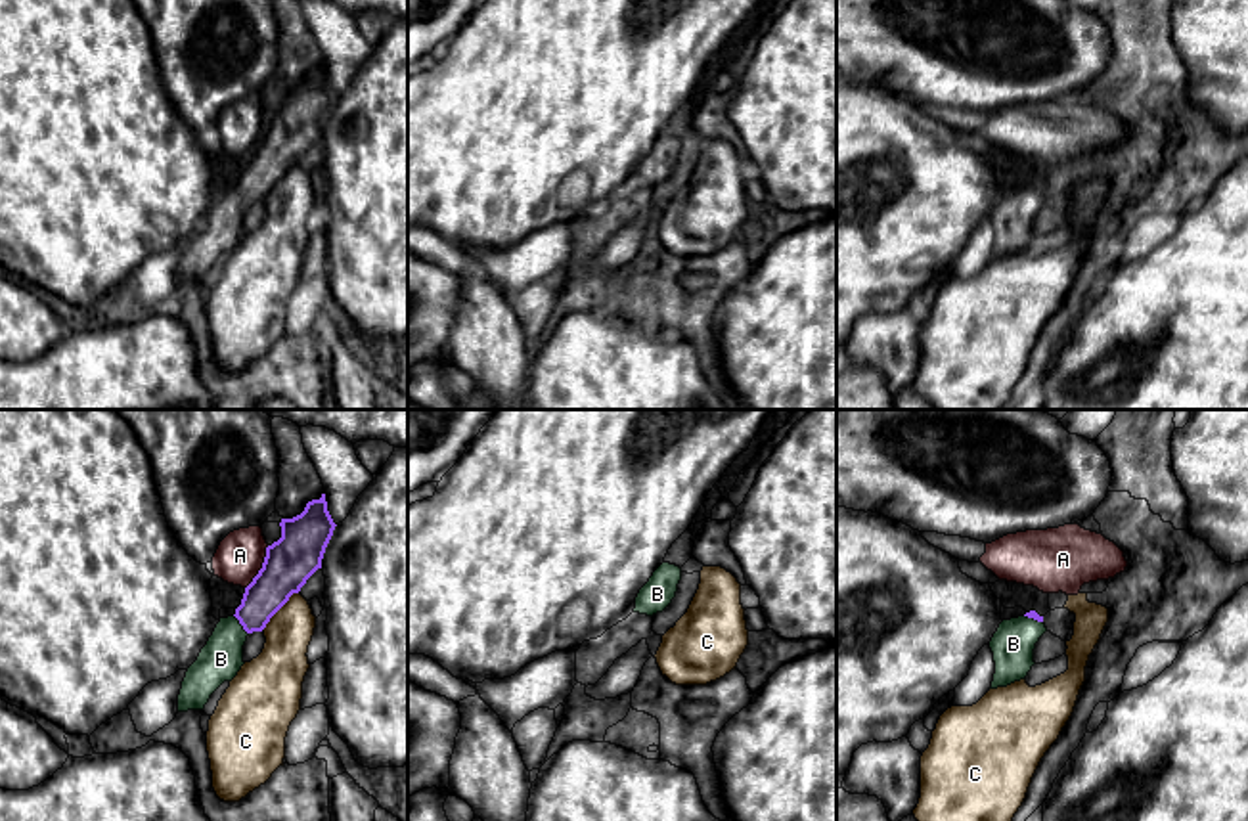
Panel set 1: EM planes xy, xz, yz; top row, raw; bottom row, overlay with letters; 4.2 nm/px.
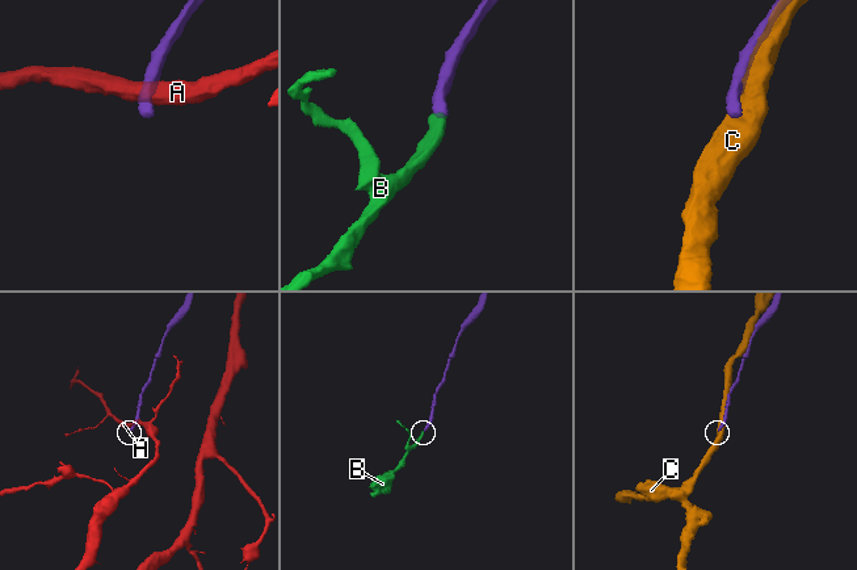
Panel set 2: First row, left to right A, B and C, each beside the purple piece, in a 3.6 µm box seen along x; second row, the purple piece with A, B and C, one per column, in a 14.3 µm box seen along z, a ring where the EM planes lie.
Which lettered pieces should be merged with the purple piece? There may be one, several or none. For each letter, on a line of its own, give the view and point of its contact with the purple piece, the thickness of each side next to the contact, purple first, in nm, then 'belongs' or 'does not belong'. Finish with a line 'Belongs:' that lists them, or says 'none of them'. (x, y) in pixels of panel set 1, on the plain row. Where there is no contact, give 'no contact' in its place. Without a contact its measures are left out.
A: contact xy (263, 138); calibres 200 and 200 nm; does not belong
B: contact xy (240, 194); calibres 170 and 180 nm; belongs
C: contact xy (278, 180); calibres 200 and 220 nm; does not belong
Belongs: B

